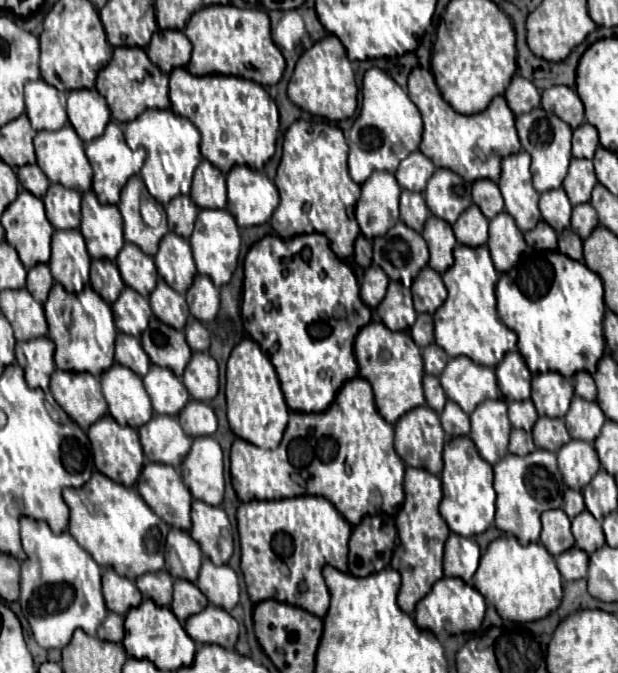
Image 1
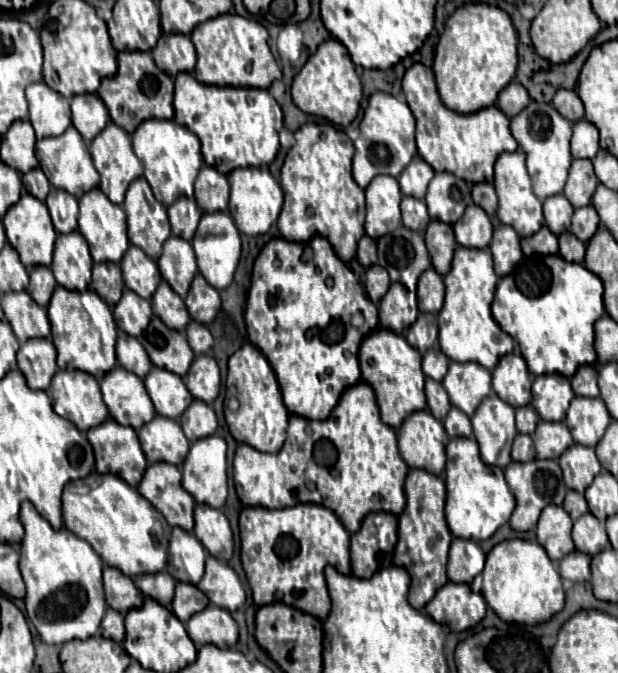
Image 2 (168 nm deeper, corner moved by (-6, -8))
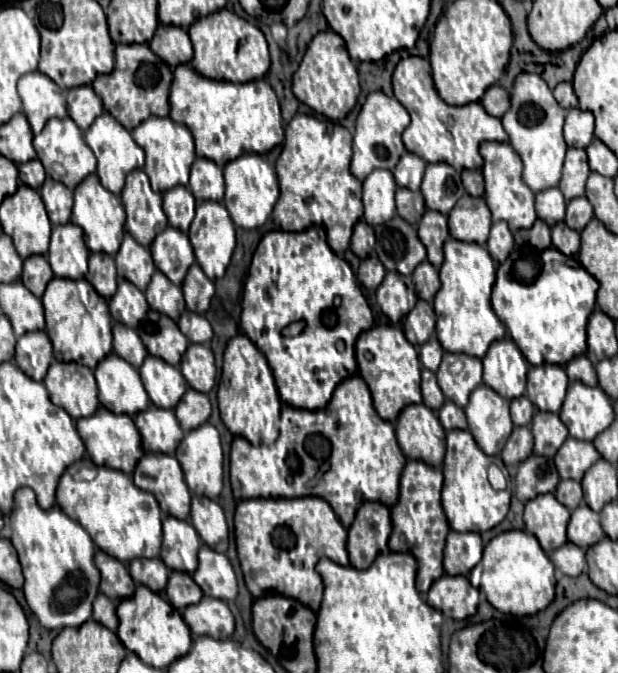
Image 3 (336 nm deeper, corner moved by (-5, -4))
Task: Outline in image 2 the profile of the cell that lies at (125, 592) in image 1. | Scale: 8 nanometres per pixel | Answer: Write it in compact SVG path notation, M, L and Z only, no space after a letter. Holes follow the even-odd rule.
M107 566L103 570L103 582L105 582L105 600L113 610L127 614L133 608L143 606L145 596L133 584L133 578L121 574L117 568Z

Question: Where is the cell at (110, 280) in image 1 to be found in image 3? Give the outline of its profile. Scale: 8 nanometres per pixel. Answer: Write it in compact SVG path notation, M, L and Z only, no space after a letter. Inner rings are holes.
M92 252L88 258L88 276L86 280L104 296L110 300L116 292L116 266L114 258L104 252Z

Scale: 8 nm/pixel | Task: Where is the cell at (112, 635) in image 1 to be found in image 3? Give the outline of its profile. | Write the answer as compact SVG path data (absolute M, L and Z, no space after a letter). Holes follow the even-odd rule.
M98 594L96 600L94 600L94 606L92 606L92 618L100 624L104 624L108 630L116 632L118 628L118 616L116 616L116 604L104 596L104 594Z

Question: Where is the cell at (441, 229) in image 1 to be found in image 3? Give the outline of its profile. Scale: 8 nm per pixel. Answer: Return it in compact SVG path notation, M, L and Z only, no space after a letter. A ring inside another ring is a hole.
M426 210L420 224L418 224L418 236L420 236L420 240L426 248L428 262L438 268L444 262L442 244L448 238L448 220L446 220L446 216L440 214L440 212Z

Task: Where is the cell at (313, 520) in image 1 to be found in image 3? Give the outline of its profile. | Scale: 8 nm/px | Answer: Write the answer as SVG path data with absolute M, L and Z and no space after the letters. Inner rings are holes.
M318 496L242 500L236 506L234 536L244 582L254 598L282 594L318 612L324 586L320 574L314 570L316 562L326 556L348 566L346 528L330 504Z

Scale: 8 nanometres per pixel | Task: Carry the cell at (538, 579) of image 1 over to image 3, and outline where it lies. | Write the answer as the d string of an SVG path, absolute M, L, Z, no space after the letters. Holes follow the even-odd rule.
M508 530L494 536L484 546L482 566L480 590L486 594L488 602L504 614L530 616L544 610L554 600L554 564L544 554L538 540L526 530Z

